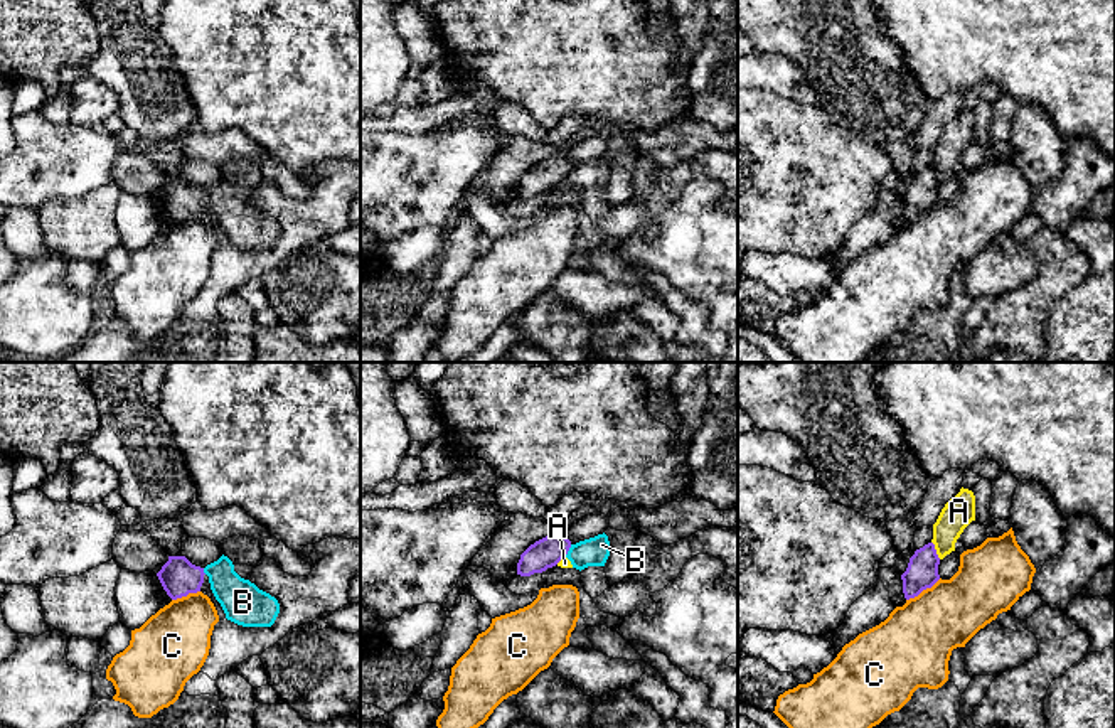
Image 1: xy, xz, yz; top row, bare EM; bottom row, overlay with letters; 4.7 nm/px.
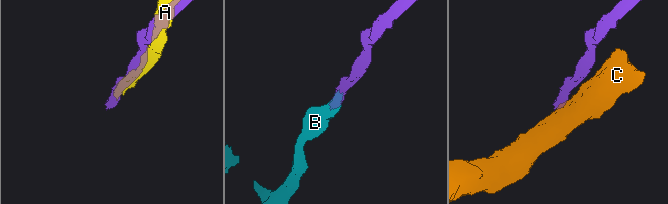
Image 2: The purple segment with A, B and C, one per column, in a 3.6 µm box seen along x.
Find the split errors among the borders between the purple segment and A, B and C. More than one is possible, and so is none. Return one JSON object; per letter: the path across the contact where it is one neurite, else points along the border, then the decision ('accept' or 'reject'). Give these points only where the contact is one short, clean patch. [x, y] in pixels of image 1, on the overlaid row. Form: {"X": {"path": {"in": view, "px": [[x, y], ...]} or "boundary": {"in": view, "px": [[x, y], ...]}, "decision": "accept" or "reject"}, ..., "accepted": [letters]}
{"A": {"decision": "reject"}, "B": {"boundary": {"in": "xz", "px": [[571, 545], [565, 555]]}, "decision": "reject"}, "C": {"boundary": {"in": "yz", "px": [[940, 578], [906, 600]]}, "decision": "reject"}, "accepted": []}

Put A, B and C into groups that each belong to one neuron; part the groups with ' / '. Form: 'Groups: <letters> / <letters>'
Groups: A B / C

